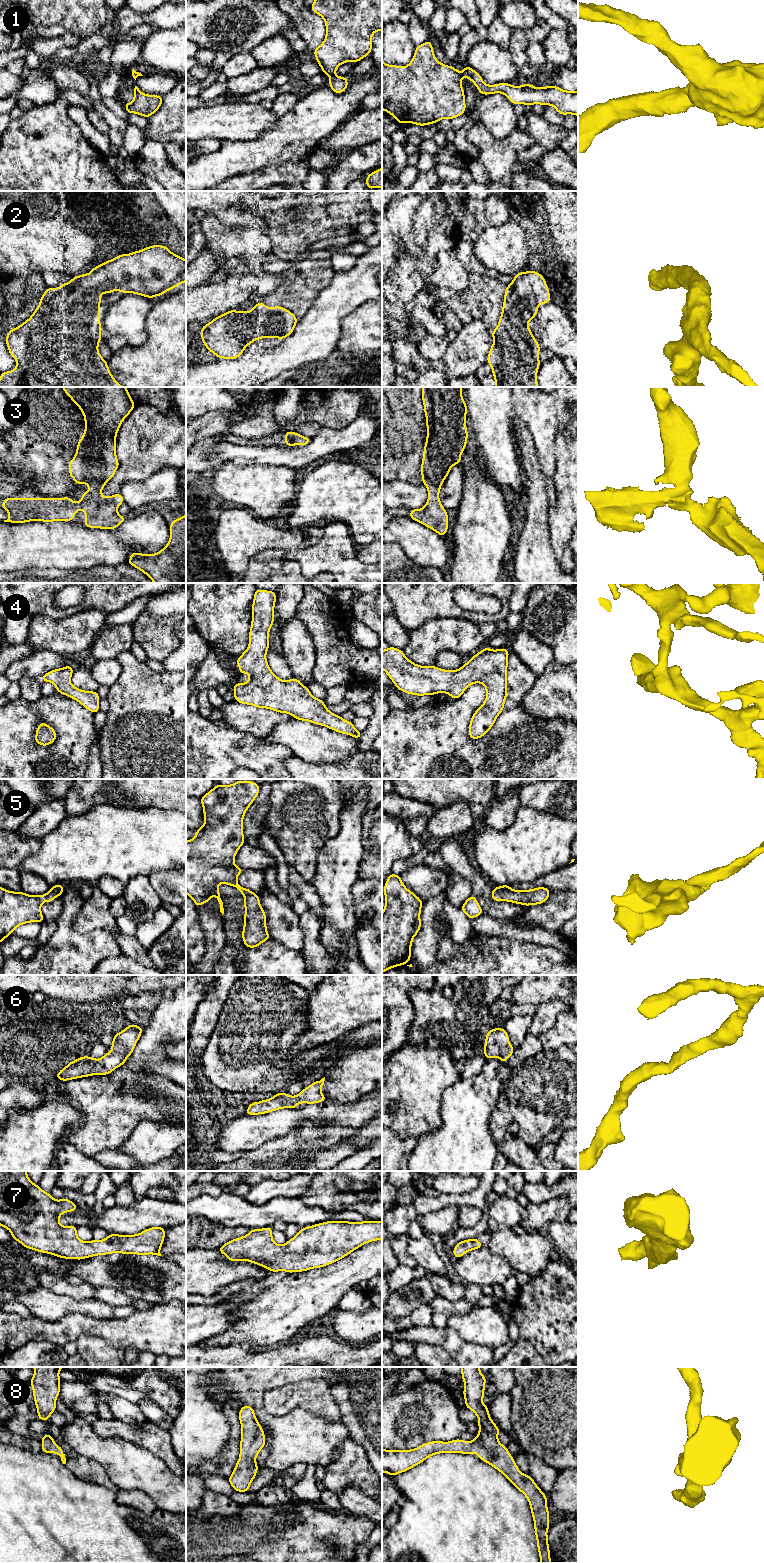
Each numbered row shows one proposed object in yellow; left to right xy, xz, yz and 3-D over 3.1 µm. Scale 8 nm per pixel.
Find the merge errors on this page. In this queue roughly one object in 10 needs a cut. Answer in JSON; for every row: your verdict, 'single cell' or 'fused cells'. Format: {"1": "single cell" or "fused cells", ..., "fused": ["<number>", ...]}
{"1": "fused cells", "2": "single cell", "3": "single cell", "4": "single cell", "5": "single cell", "6": "single cell", "7": "single cell", "8": "single cell", "fused": ["1"]}

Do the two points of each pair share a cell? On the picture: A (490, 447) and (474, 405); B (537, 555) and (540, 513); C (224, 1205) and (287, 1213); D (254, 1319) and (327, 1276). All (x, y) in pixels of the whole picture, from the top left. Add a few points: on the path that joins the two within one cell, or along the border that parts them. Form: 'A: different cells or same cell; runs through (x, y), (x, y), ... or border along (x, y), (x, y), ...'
A: same cell; runs through (490, 437), (490, 421), (484, 415)
B: same cell; runs through (537, 545), (537, 523)
C: same cell; runs through (240, 1212), (271, 1212)
D: same cell; runs through (272, 1317), (299, 1298), (309, 1294)

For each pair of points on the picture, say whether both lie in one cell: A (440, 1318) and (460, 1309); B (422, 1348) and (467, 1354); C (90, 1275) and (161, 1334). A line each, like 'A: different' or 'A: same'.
A: same
B: different
C: different

